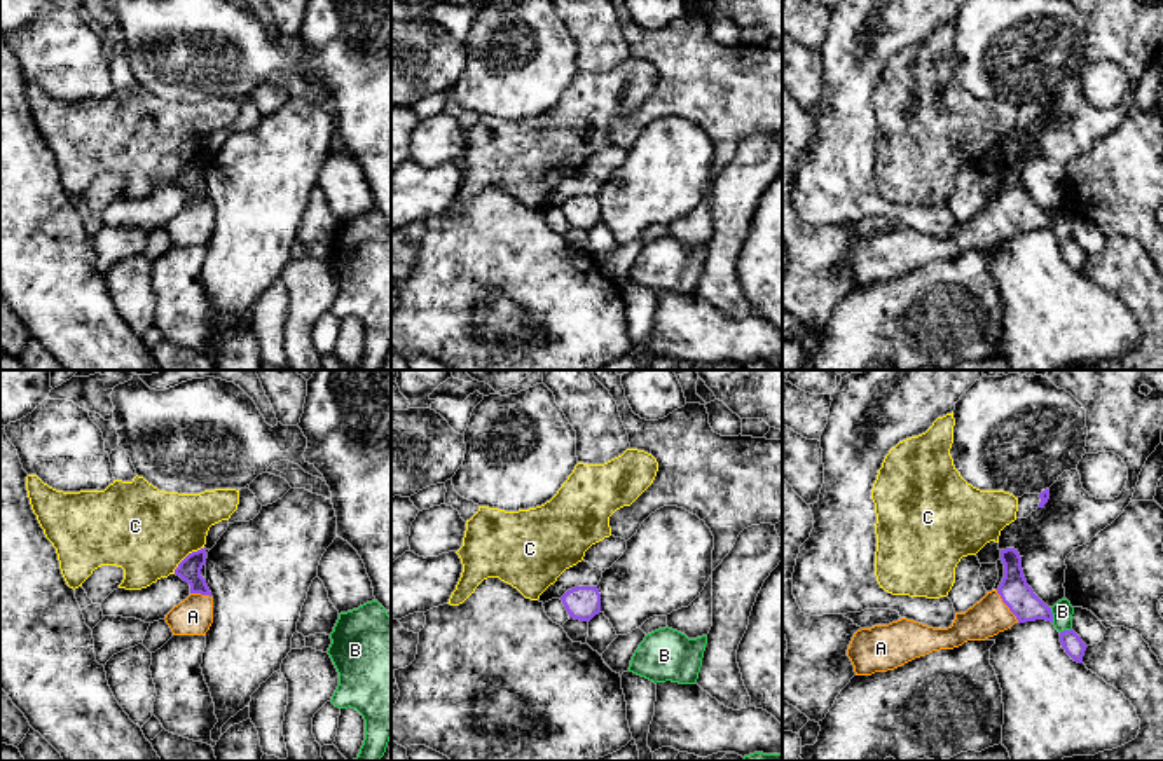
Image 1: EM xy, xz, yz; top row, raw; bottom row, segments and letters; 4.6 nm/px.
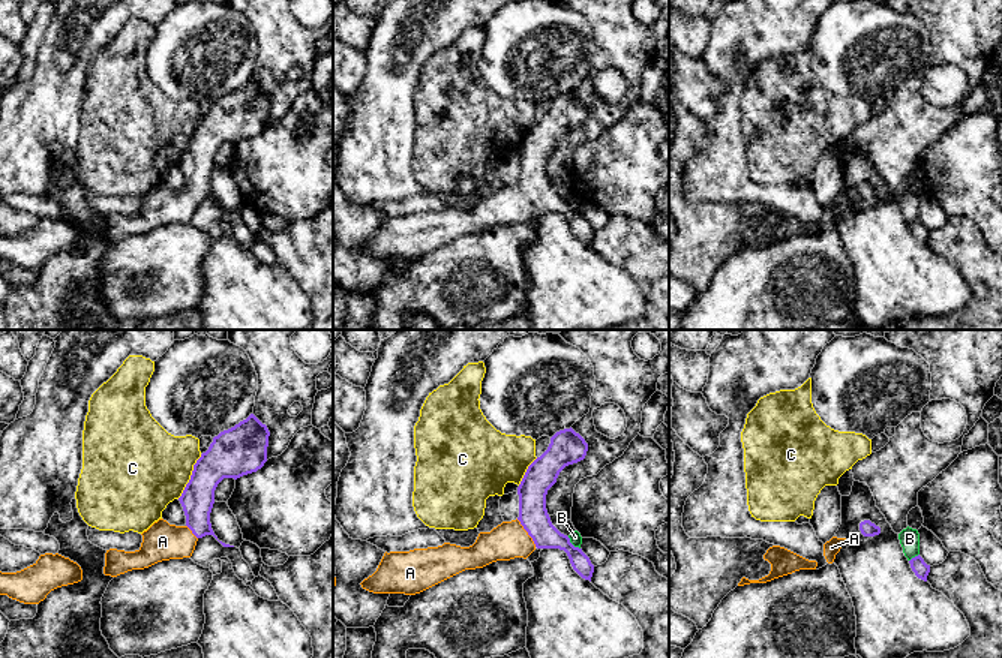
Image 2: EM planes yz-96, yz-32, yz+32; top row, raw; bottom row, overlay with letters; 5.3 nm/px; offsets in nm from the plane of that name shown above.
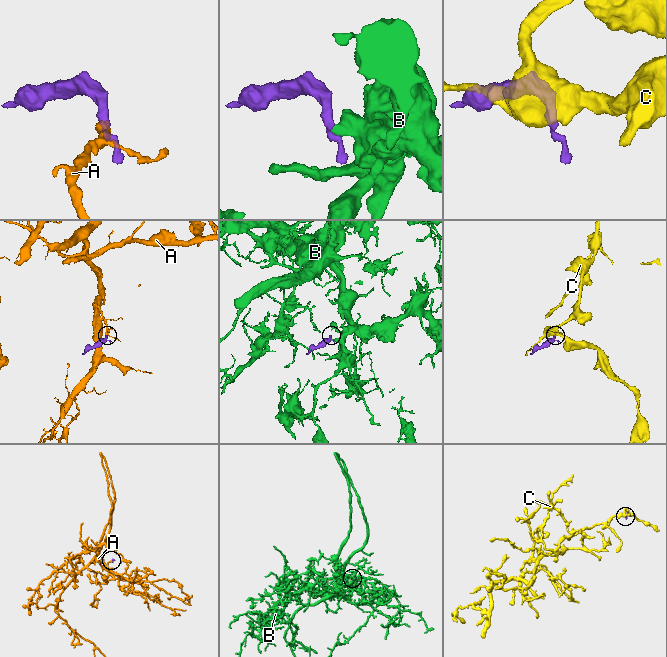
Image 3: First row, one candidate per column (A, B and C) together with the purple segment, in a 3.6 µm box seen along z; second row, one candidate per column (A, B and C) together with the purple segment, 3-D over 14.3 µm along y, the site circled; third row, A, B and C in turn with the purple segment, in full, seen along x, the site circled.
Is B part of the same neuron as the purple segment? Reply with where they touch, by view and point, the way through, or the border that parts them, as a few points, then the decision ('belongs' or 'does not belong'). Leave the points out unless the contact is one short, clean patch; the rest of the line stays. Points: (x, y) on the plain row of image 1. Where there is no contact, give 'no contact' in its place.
contact yz (1052, 224); border yz (1050, 217), (1053, 231); does not belong

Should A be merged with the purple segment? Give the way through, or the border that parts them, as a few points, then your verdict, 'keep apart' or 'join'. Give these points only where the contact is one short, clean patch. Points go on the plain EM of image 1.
runs through yz (1015, 201), (1006, 213), (989, 226); join

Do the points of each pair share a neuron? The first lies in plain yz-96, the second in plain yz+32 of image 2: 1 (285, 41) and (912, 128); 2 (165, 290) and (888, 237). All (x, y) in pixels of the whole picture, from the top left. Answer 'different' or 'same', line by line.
1: same
2: different

